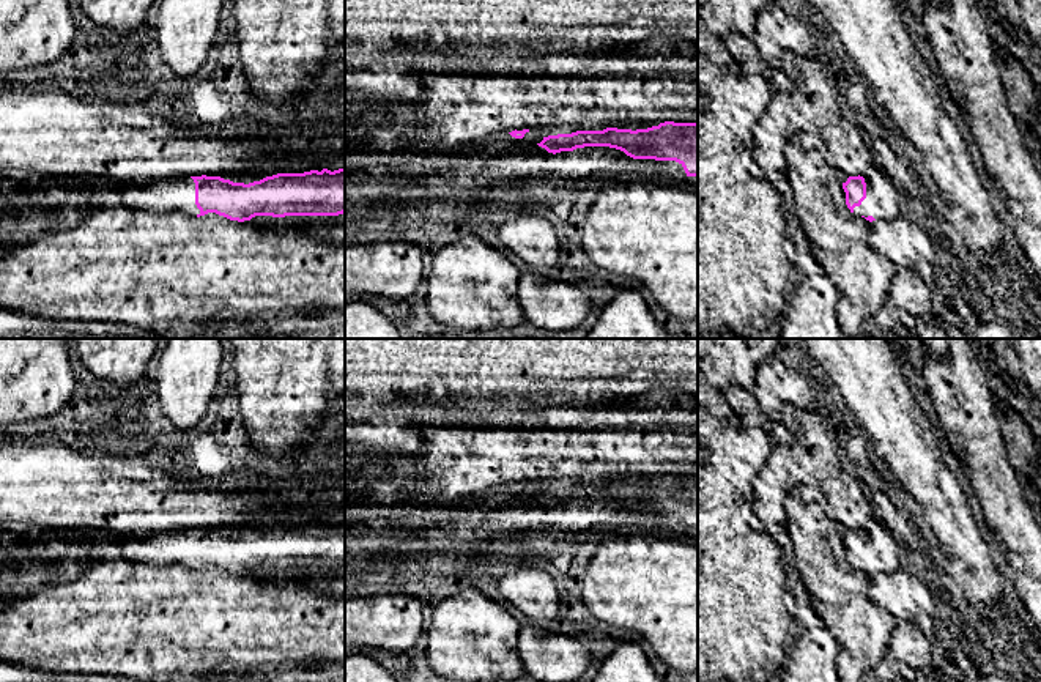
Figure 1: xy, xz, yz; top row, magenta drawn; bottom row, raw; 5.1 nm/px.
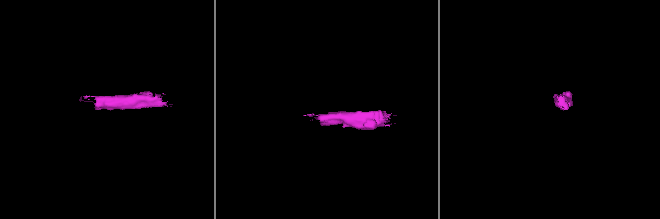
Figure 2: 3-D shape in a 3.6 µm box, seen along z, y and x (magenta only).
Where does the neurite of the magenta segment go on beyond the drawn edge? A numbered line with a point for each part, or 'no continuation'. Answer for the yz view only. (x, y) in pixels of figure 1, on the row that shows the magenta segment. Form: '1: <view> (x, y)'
1: yz (882, 200)

